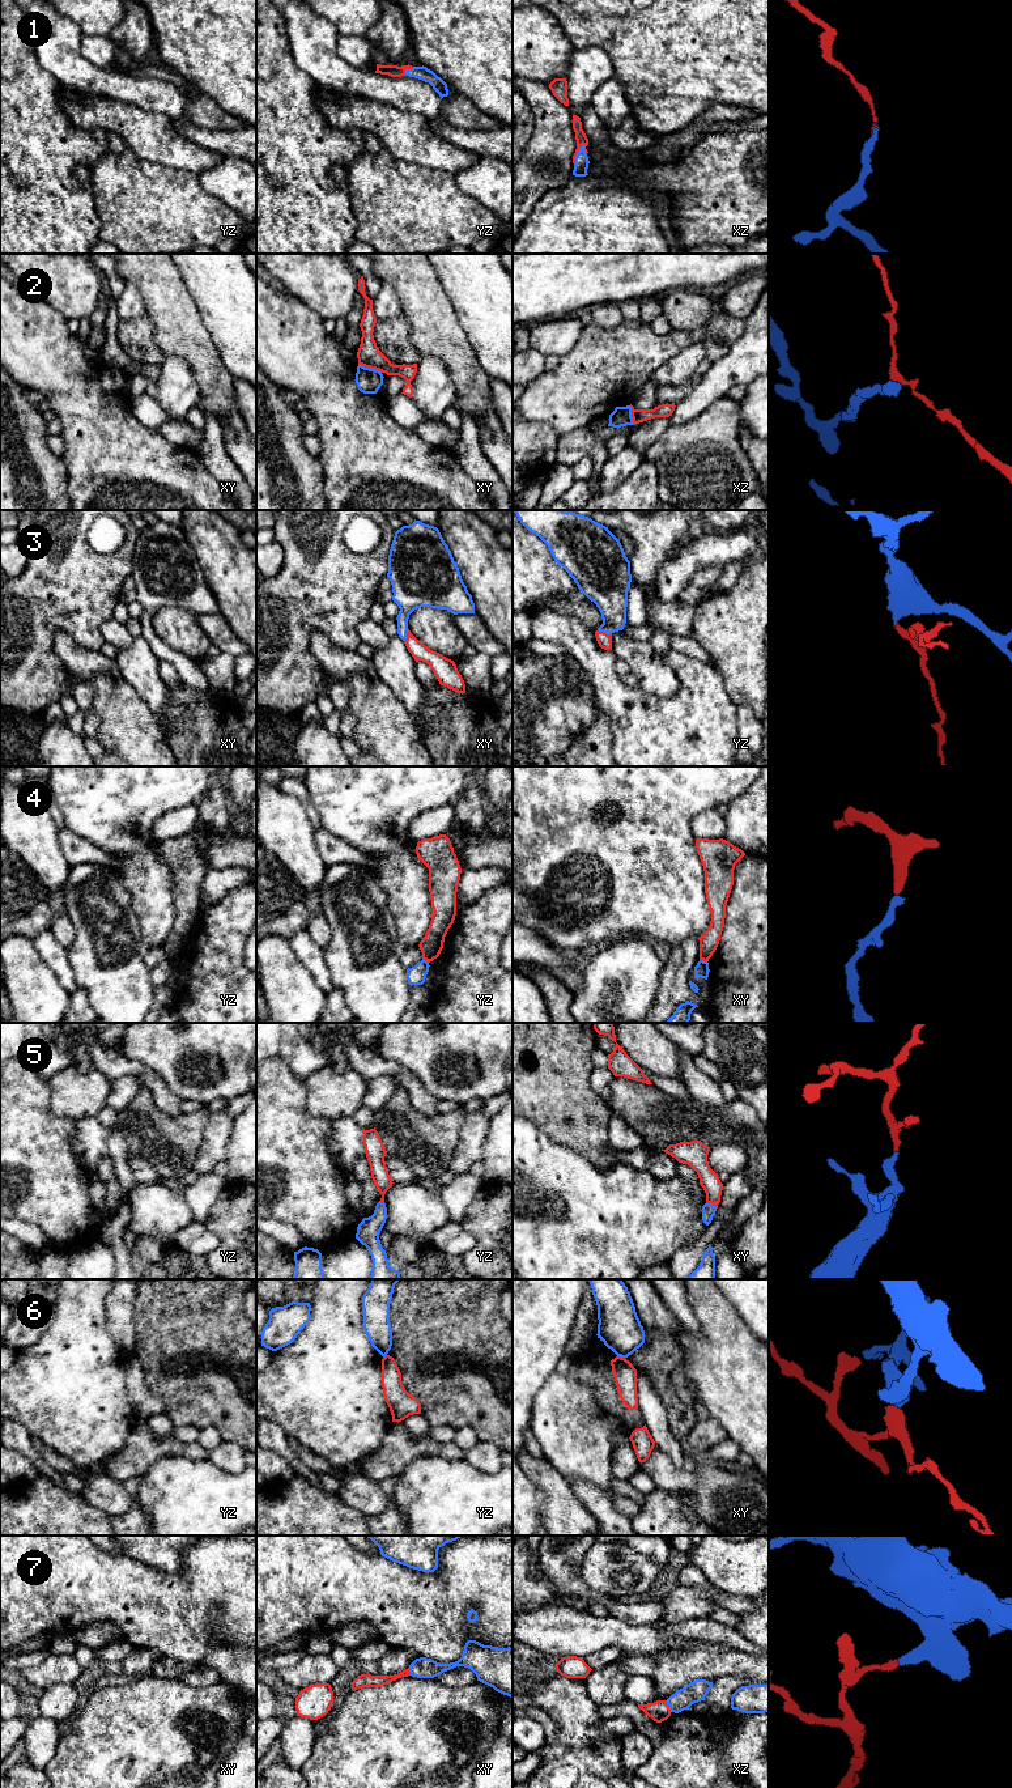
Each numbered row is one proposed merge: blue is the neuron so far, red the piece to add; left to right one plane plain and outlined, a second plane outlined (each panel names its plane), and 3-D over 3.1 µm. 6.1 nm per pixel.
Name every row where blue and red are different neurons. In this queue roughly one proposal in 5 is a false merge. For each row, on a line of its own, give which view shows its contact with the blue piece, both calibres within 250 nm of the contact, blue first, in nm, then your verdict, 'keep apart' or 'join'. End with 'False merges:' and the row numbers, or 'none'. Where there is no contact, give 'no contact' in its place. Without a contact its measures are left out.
1: contact in xz; calibres 90 and 70 nm; join
2: contact in xy; calibres 160 and 140 nm; keep apart
3: contact in yz; calibres 220 and 90 nm; join
4: contact in xy; calibres 90 and 120 nm; keep apart
5: contact in xy; calibres 80 and 120 nm; join
6: contact in xy; calibres 260 and 140 nm; keep apart
7: contact in xz; calibres 130 and 130 nm; keep apart
False merges: 2, 4, 6, 7

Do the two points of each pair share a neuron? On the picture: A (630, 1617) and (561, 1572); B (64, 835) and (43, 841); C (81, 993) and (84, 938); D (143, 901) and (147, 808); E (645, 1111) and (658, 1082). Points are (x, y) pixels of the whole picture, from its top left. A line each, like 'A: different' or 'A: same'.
A: same
B: different
C: different
D: same
E: different

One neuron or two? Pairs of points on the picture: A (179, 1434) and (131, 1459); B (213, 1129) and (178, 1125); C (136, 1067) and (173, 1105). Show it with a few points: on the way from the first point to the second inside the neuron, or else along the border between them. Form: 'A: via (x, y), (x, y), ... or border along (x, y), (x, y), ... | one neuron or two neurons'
A: border along (173, 1434), (182, 1442), (196, 1442) | two neurons
B: border along (212, 1113), (204, 1126), (195, 1158) | two neurons
C: via (145, 1077), (164, 1096) | one neuron

